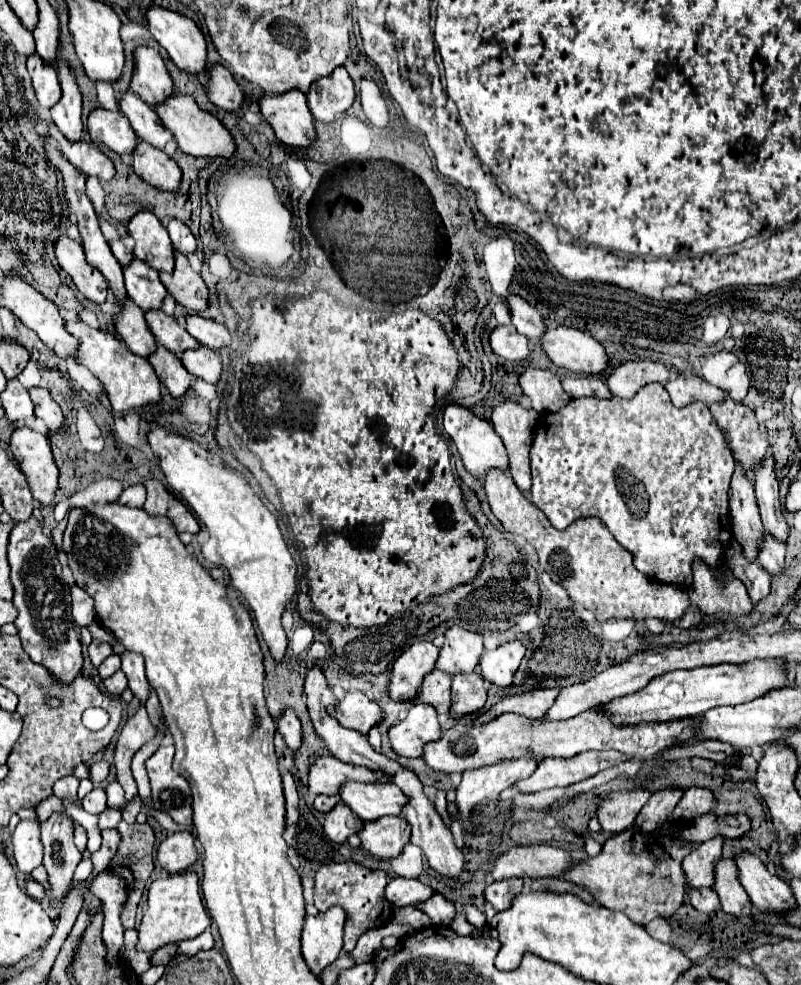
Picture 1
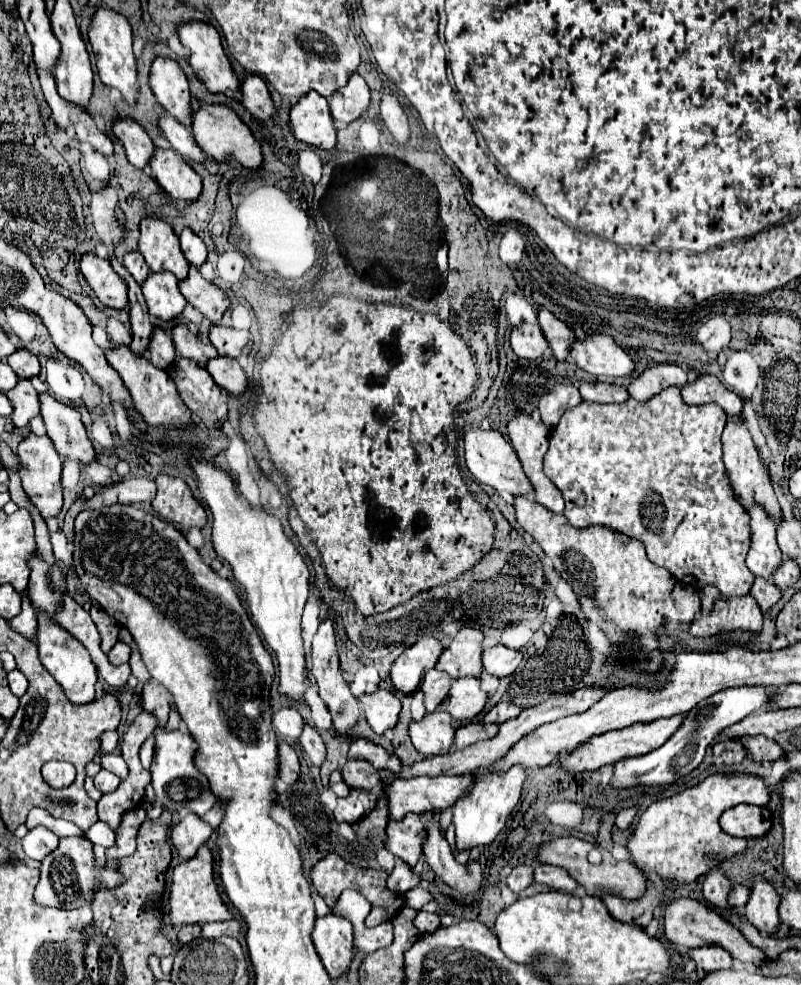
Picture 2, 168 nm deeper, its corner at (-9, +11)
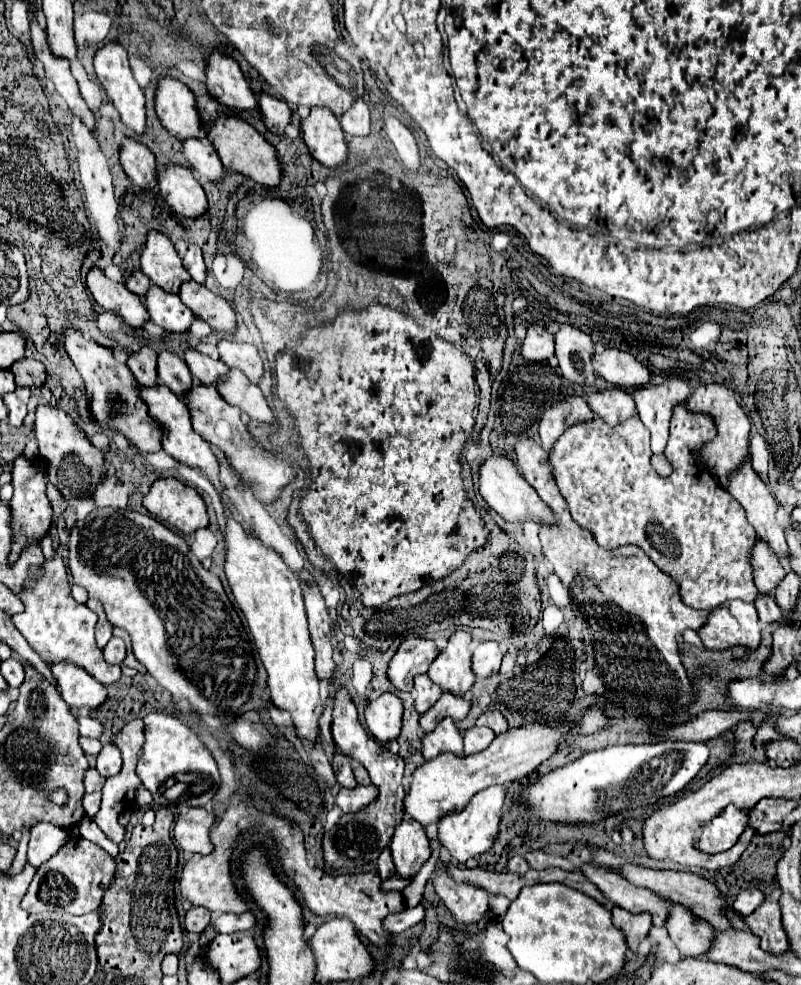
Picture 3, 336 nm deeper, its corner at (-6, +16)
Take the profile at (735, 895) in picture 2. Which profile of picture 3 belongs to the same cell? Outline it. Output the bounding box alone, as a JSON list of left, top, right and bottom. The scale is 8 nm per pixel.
[733,888,765,916]

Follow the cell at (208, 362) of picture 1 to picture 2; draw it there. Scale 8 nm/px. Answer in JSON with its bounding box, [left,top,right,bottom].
[206,357,246,393]

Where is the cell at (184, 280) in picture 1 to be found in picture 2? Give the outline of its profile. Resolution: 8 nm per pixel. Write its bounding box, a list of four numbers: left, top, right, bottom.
[178,265,230,323]

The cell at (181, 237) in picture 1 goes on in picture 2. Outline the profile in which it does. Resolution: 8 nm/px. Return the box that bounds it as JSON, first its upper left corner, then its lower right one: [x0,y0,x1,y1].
[180,227,206,267]

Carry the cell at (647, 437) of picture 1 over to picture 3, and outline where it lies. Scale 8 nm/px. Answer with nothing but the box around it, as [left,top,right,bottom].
[549,406,757,612]

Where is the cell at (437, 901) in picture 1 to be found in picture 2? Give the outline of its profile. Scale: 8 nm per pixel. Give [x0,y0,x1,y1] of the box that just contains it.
[404,885,434,911]

